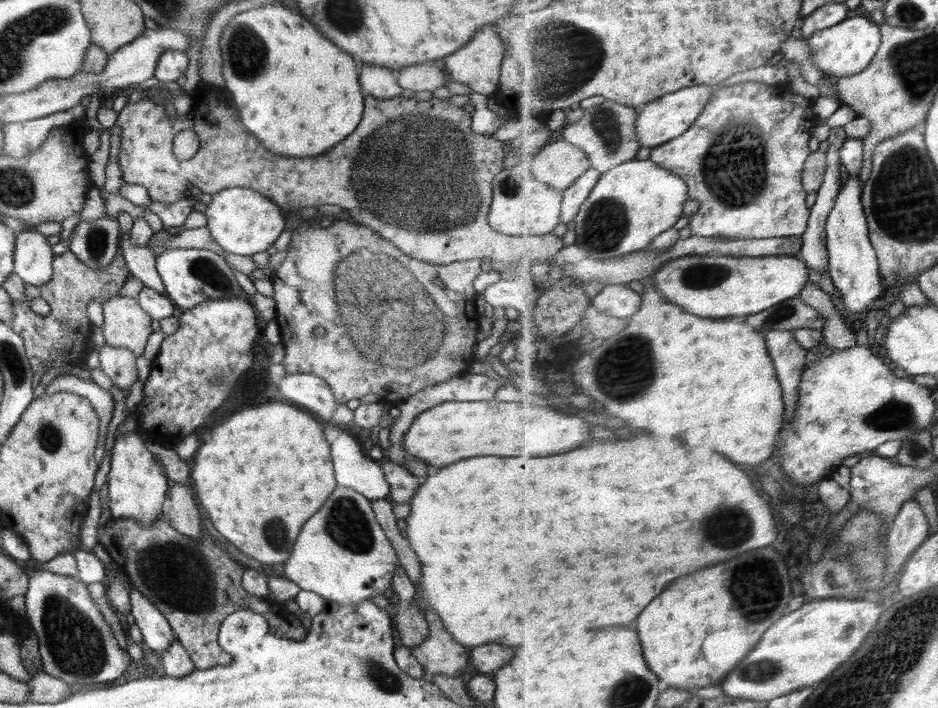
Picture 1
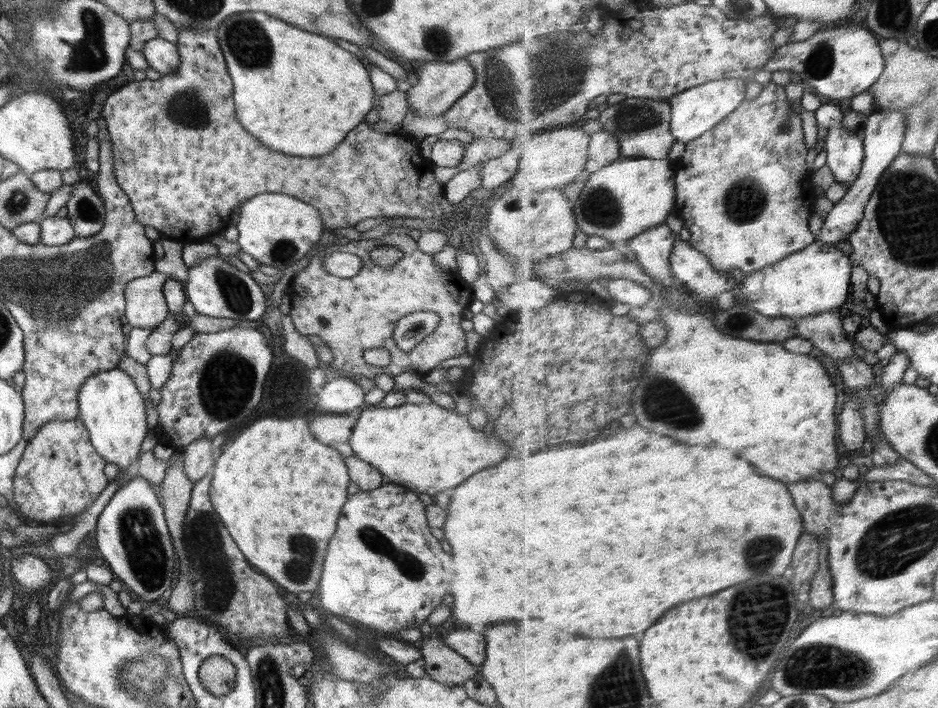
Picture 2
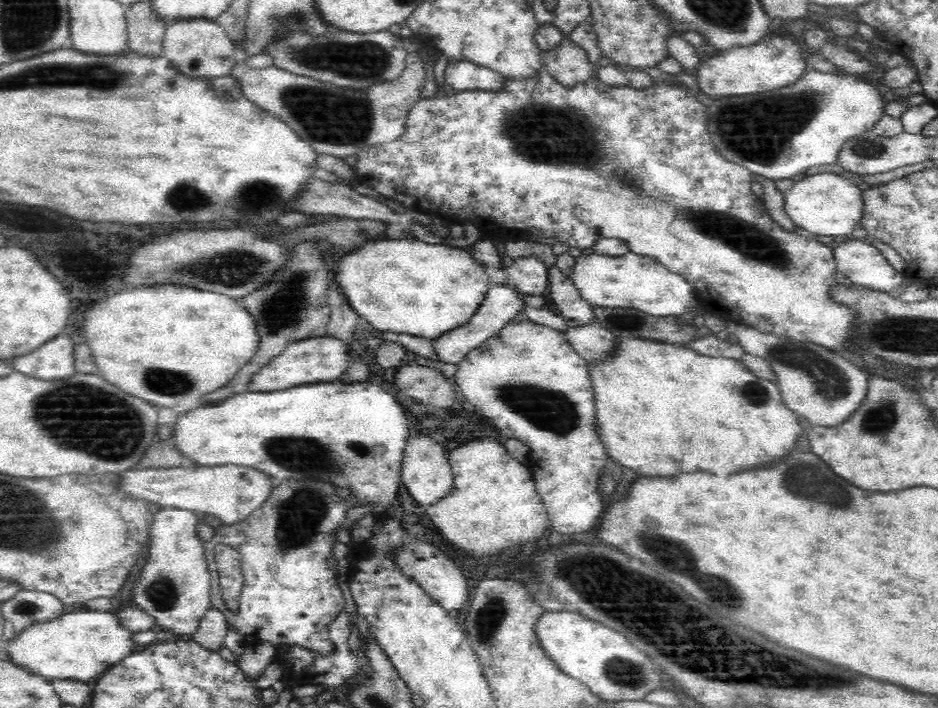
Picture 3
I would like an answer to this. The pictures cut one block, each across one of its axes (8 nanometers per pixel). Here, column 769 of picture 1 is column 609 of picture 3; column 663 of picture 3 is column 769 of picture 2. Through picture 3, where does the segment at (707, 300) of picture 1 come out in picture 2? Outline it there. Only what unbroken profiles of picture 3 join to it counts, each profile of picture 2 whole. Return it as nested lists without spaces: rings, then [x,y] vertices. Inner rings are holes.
[[[816,242],[804,250],[791,254],[780,263],[758,270],[752,275],[746,275],[746,279],[742,283],[744,297],[742,297],[742,302],[737,302],[737,304],[756,308],[766,316],[793,317],[795,319],[836,309],[848,309],[851,307],[853,266],[854,262],[850,260],[850,256],[838,249],[836,245],[830,246],[830,244],[824,245],[824,242]]]

